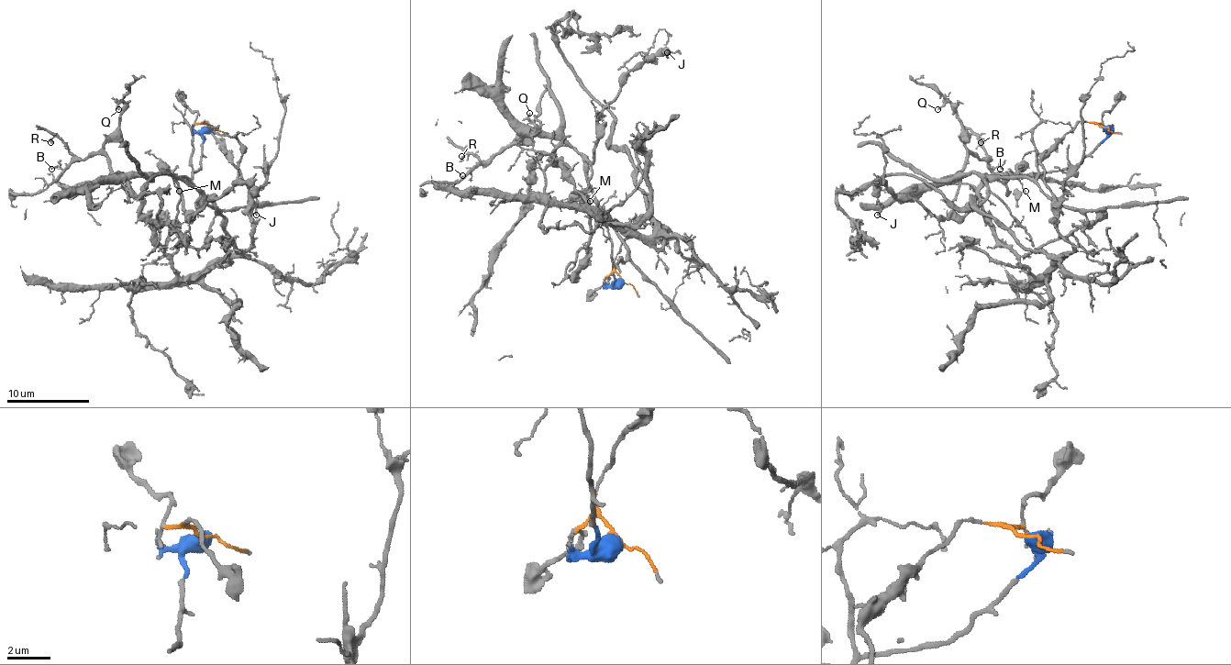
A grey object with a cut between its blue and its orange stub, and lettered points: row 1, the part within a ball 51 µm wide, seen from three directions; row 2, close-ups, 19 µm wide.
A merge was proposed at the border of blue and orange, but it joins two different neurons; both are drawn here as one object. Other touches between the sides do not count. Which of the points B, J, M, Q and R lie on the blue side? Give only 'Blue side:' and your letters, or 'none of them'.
Blue side: B, J, M, Q, R

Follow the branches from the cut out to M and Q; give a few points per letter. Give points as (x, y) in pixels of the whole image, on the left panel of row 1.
M: (210, 127), (204, 134), (202, 165), (189, 177), (177, 177), (172, 182), (179, 192)
Q: (210, 127), (204, 134), (200, 167), (189, 177), (117, 175), (105, 142), (119, 126), (123, 103), (119, 109)

